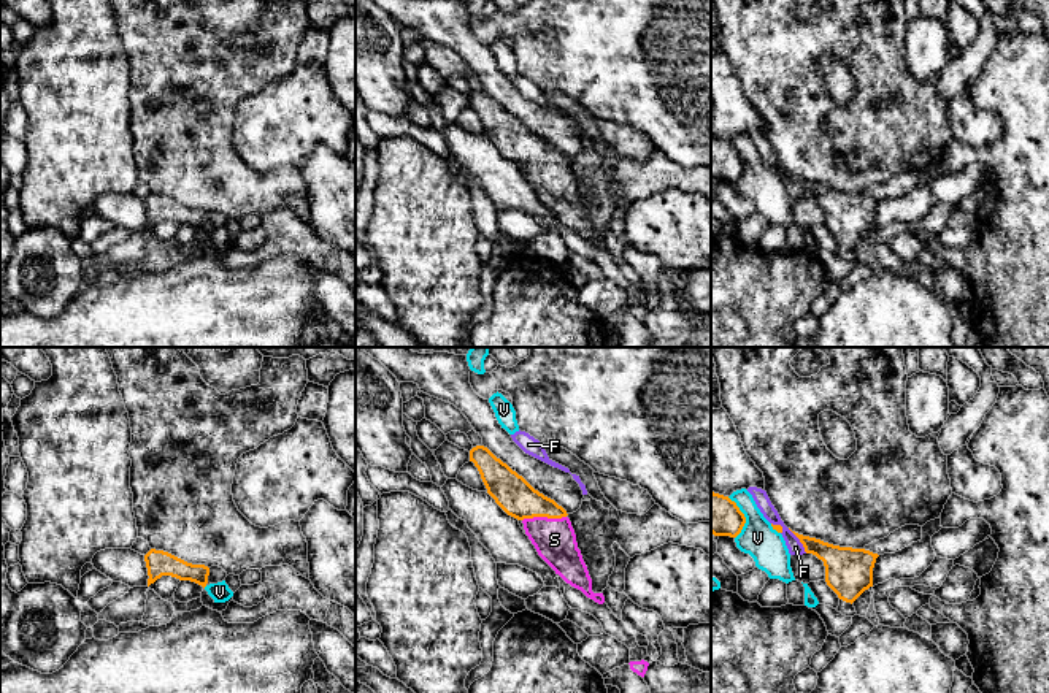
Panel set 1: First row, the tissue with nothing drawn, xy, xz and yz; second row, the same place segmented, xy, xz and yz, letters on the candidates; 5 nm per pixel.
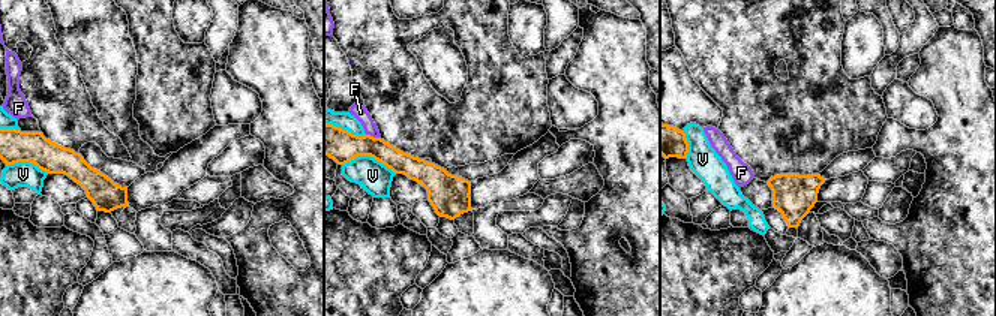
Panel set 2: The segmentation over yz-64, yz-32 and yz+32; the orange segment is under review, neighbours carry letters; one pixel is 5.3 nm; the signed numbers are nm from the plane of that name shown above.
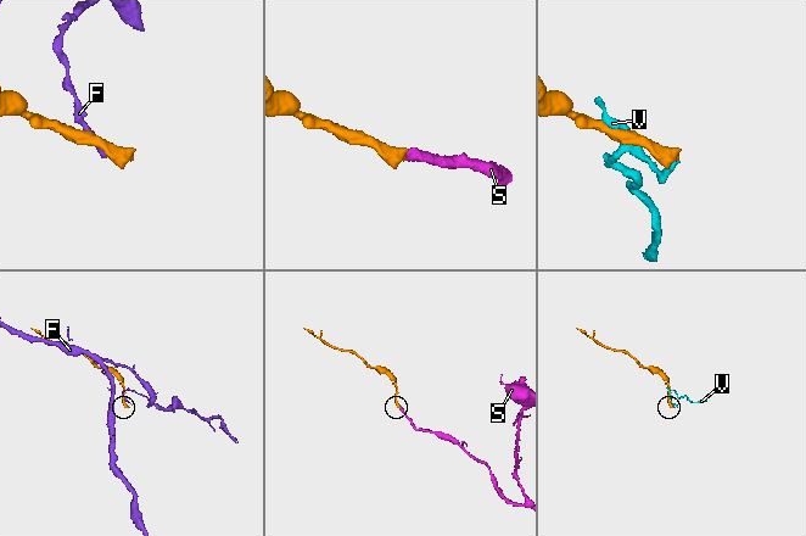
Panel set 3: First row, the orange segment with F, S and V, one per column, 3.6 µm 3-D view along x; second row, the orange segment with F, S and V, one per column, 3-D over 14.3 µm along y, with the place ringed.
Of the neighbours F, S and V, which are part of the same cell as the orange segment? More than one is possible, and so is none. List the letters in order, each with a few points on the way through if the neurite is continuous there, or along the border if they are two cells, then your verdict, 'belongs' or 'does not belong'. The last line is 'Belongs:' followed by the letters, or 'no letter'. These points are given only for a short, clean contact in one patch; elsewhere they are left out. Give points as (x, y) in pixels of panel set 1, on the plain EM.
F: border yz (787, 173), (806, 197); does not belong
S: way xz (511, 137), (543, 160), (554, 184); belongs
V: does not belong
Belongs: S

